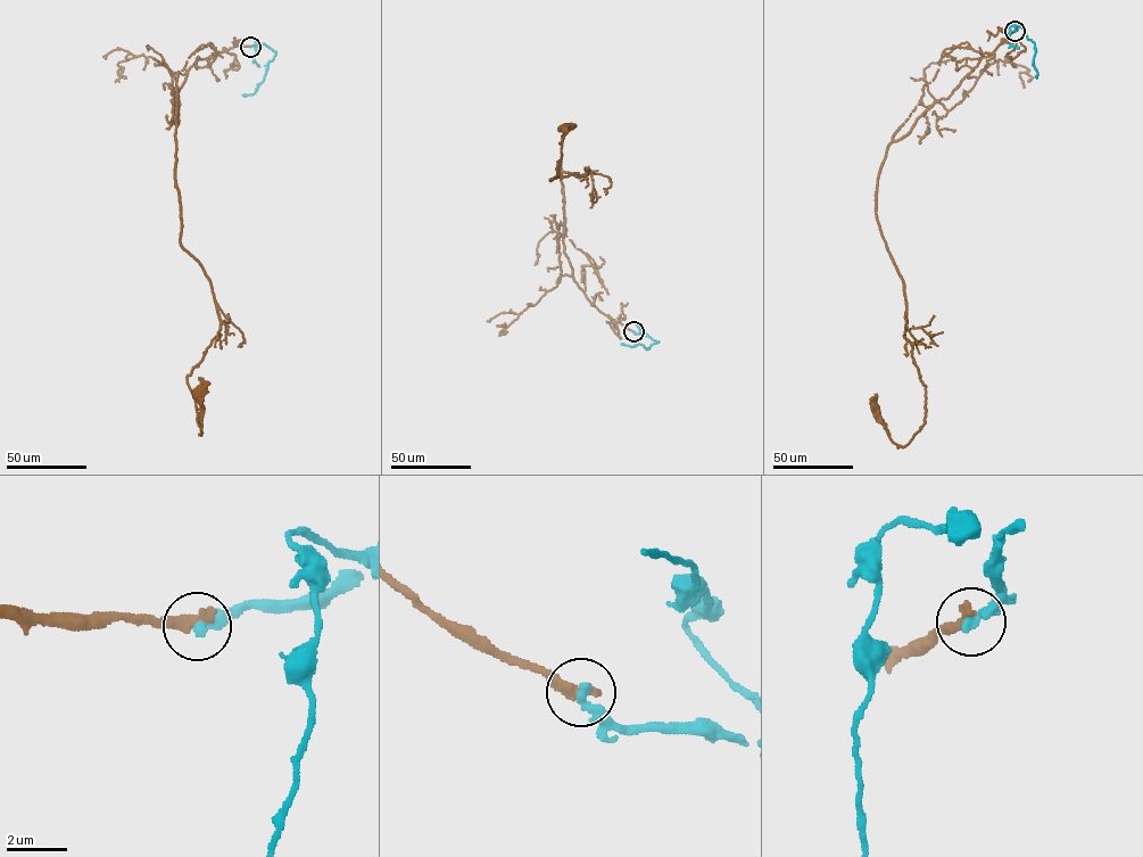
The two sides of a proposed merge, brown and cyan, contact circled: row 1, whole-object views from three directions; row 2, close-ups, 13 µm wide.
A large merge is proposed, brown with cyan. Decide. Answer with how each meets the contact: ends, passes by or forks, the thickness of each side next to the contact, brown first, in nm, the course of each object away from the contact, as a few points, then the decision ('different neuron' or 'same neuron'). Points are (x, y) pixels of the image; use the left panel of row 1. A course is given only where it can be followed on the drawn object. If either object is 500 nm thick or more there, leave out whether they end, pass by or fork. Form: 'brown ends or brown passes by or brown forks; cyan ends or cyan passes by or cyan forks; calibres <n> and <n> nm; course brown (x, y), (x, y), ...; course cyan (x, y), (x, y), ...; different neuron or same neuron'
brown ends; cyan ends; calibres 440 and 360 nm; course brown (250, 46), (199, 58), (177, 91), (180, 244), (209, 282), (221, 324), (187, 376), (201, 435), (200, 390); course cyan (250, 46), (264, 43), (275, 55), (256, 91), (242, 95); same neuron

